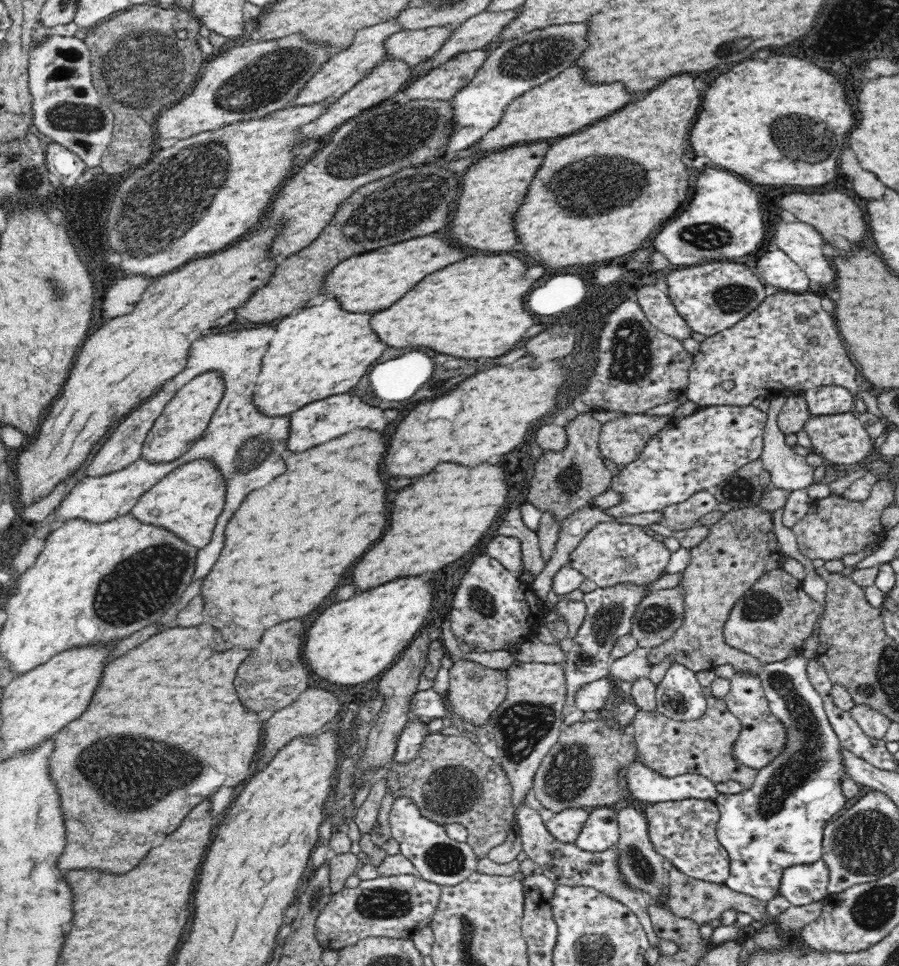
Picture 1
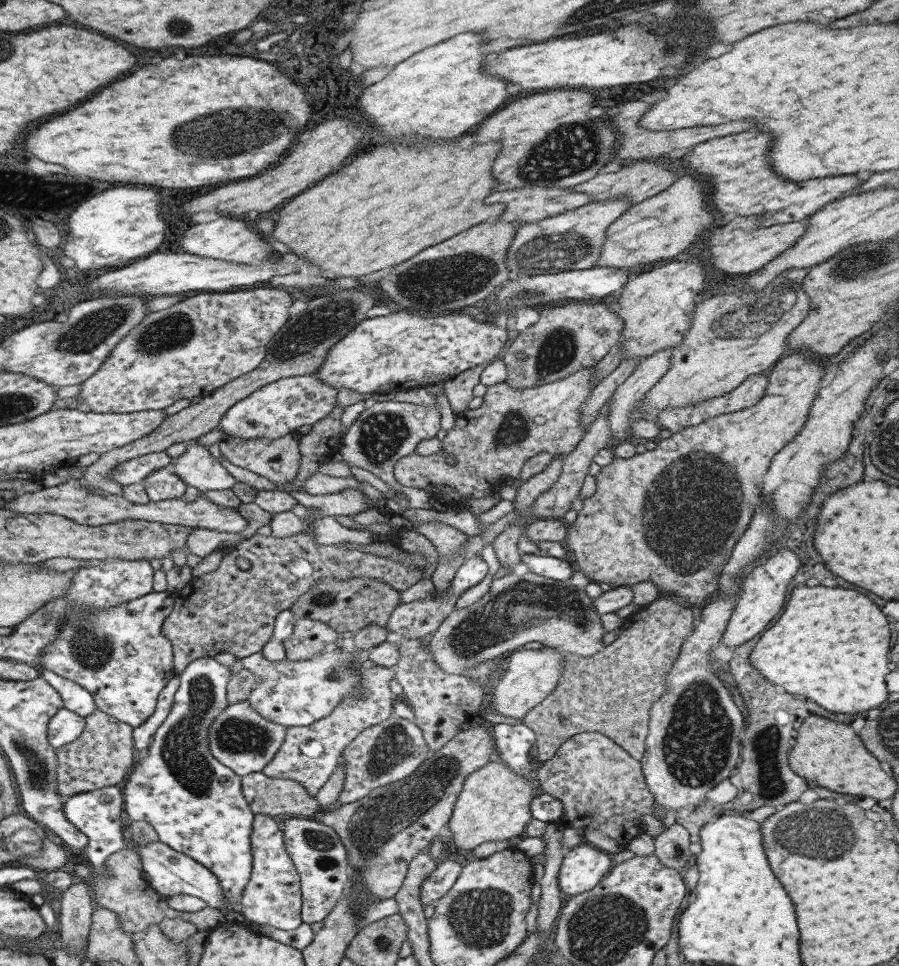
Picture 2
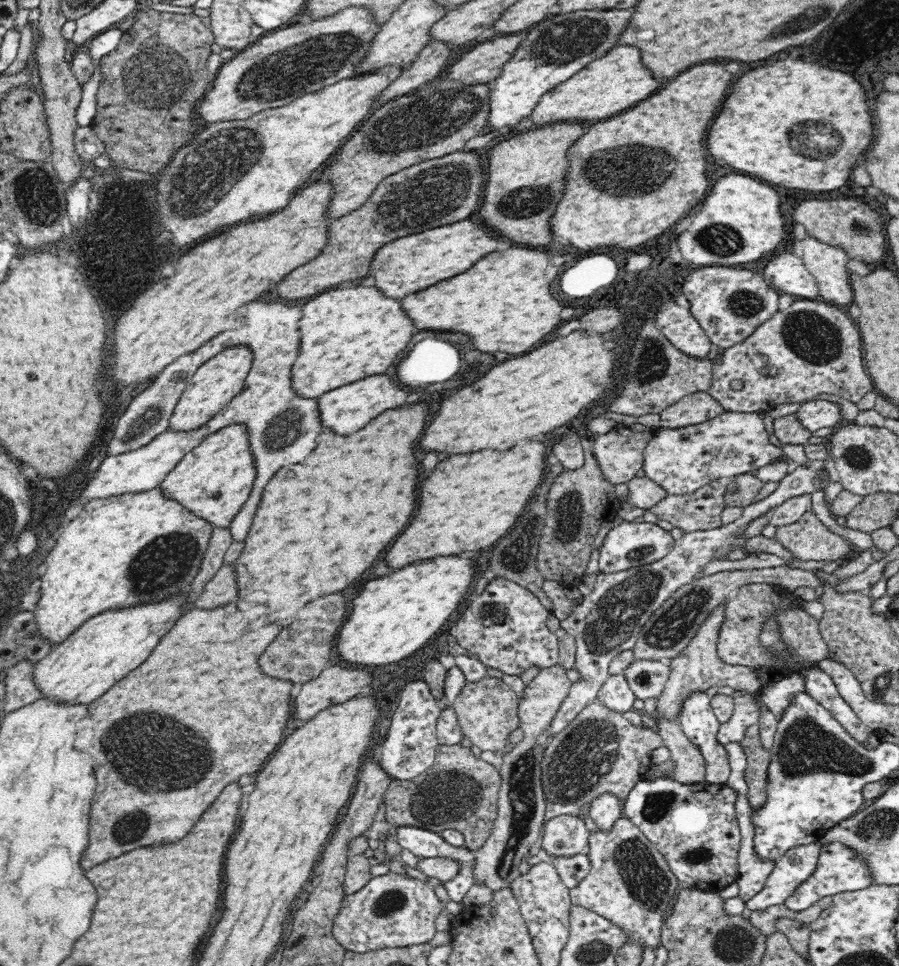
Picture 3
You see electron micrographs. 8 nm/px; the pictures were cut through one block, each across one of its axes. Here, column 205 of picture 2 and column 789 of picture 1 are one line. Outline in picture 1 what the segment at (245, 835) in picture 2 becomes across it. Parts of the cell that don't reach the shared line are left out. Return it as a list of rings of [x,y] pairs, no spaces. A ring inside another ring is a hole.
[[[802,654],[763,665],[761,686],[769,709],[788,727],[788,743],[784,753],[769,766],[757,772],[752,788],[738,794],[719,794],[715,800],[720,812],[716,826],[716,840],[729,856],[729,878],[725,883],[736,893],[768,904],[781,896],[784,872],[792,866],[808,866],[818,862],[822,856],[823,831],[828,821],[835,818],[846,806],[846,797],[840,791],[844,776],[840,761],[840,743],[827,719],[823,698],[810,684],[805,666],[808,659]]]

